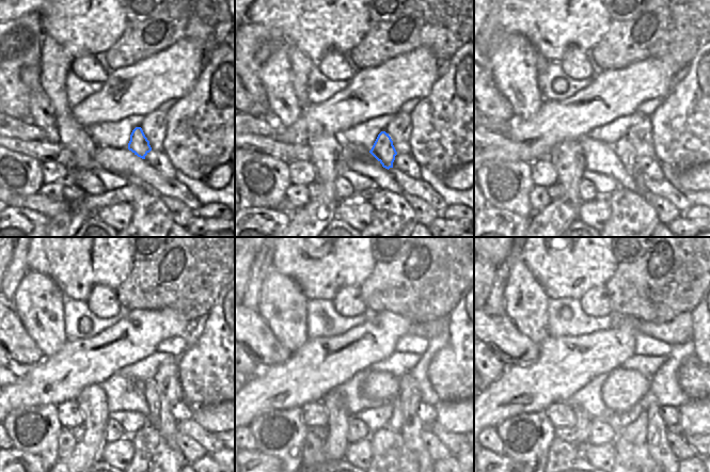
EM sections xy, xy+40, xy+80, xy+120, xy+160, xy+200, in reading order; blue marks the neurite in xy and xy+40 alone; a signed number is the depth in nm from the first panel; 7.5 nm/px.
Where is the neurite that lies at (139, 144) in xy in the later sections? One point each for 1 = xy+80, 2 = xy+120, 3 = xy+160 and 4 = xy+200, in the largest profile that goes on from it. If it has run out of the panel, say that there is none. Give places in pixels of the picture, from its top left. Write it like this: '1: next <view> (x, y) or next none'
1: next xy+80 (624, 148)
2: next xy+120 (148, 389)
3: next xy+160 (395, 423)
4: next xy+200 (635, 433)

